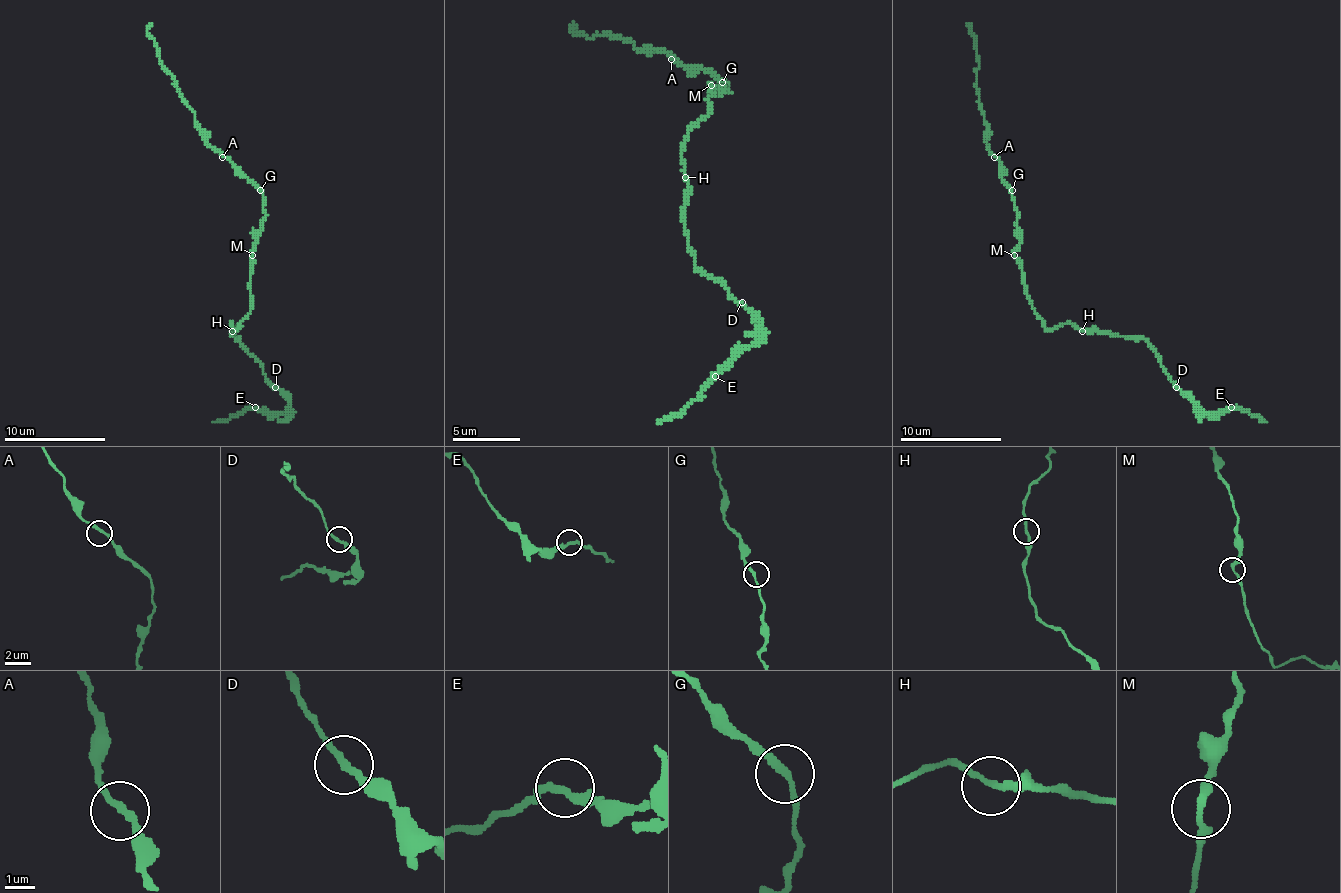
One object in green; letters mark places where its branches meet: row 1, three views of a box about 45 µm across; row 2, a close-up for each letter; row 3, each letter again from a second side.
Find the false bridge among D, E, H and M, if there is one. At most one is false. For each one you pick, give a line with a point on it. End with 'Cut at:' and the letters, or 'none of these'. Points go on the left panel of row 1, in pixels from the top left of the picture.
Cut at: none of these

